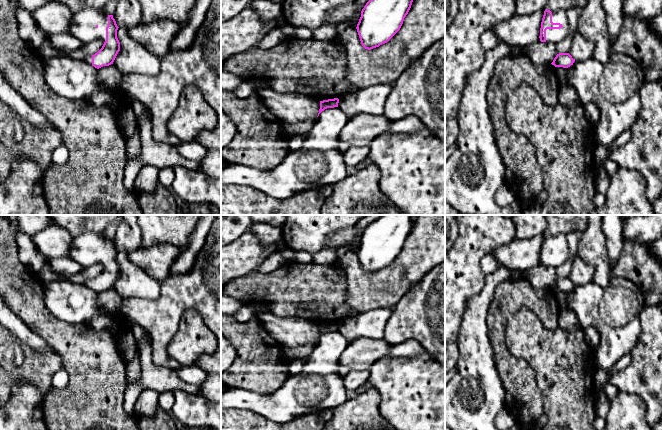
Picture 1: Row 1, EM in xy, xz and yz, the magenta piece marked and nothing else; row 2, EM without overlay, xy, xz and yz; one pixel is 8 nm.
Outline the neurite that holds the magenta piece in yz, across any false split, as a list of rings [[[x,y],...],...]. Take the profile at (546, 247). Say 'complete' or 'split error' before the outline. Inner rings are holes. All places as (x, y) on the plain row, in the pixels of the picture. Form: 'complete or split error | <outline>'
split error | [[[546,233],[541,246],[540,265],[559,268],[569,258],[569,245],[565,233],[550,235]]]

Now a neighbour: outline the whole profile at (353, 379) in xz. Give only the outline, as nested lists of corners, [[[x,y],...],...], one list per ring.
[[[348,370],[346,374],[341,376],[346,390],[350,394],[353,394],[356,389],[369,380],[370,372],[369,370]]]

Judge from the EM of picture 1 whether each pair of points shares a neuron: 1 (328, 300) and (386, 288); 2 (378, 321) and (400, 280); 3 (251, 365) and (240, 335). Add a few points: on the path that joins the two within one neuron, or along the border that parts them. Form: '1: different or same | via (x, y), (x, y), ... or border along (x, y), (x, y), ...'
1: different | border along (344, 274), (346, 280), (346, 304), (354, 314)
2: different | border along (392, 308), (373, 308), (362, 313)
3: same | via (251, 358), (251, 346), (247, 342)

